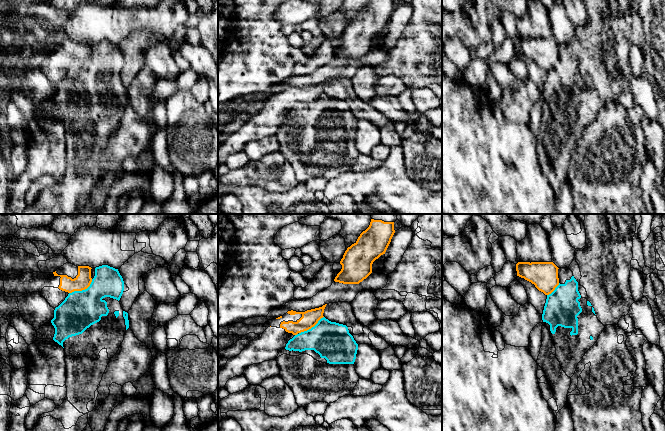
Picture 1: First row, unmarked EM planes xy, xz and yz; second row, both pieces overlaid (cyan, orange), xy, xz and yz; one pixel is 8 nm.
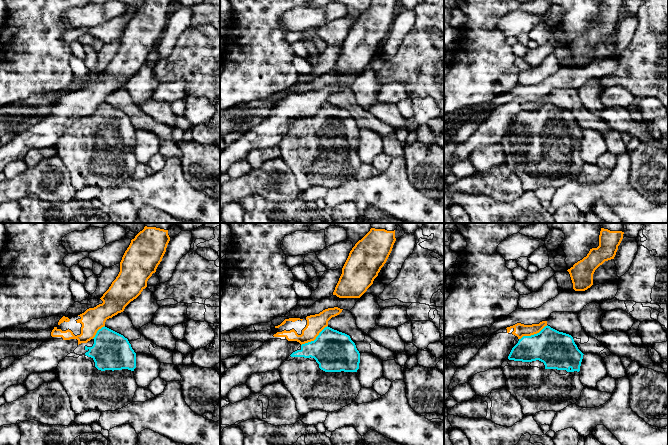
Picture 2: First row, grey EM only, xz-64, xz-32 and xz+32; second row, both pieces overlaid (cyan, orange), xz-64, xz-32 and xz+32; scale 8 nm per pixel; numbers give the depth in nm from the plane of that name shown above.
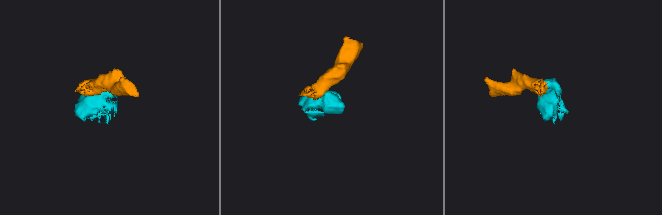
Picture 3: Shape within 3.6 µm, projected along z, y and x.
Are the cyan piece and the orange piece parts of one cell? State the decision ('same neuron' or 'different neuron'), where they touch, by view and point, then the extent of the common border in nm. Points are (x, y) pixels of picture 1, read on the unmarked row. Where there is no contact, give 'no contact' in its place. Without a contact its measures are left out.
different neuron; meets cyan in xy at (82, 66); contact 220 nm long

